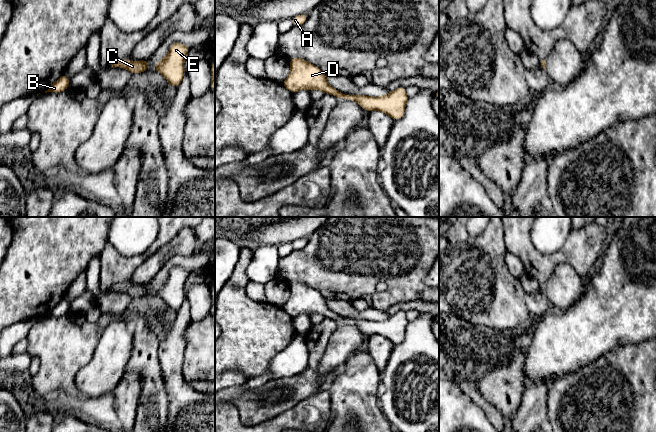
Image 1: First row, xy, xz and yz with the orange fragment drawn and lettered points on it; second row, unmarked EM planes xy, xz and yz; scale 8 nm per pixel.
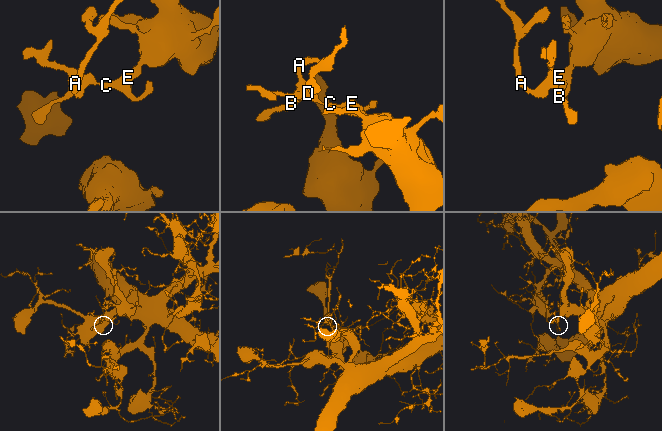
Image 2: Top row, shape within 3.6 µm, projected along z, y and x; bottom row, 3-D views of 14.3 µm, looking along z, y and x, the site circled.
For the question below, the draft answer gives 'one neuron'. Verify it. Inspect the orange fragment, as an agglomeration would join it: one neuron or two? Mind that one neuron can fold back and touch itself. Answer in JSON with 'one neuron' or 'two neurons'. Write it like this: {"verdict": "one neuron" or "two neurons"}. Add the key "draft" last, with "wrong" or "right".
{"verdict": "one neuron", "draft": "right"}

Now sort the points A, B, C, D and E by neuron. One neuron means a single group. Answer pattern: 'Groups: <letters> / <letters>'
Groups: A B C D E

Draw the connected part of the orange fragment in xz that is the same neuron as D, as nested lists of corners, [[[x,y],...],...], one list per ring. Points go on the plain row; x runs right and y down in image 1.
[[[294,281],[290,284],[290,297],[282,309],[292,318],[302,313],[319,314],[331,318],[339,323],[356,325],[366,336],[381,335],[390,340],[394,345],[401,343],[409,323],[405,311],[398,311],[380,321],[366,319],[343,318],[330,310],[327,300],[315,289]]]

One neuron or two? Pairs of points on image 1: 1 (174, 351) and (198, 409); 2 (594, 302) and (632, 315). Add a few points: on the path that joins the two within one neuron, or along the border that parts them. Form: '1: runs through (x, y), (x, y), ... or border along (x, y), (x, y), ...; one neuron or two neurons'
1: runs through (174, 365), (174, 377), (192, 395); one neuron
2: runs through (603, 305), (623, 306); one neuron

